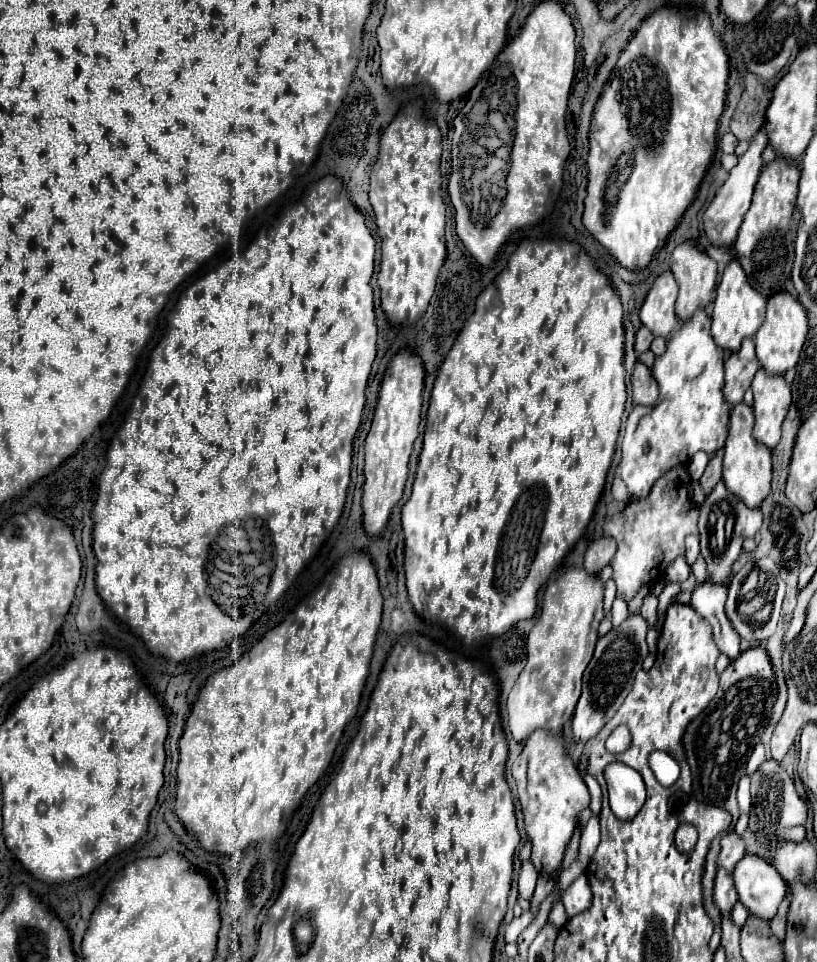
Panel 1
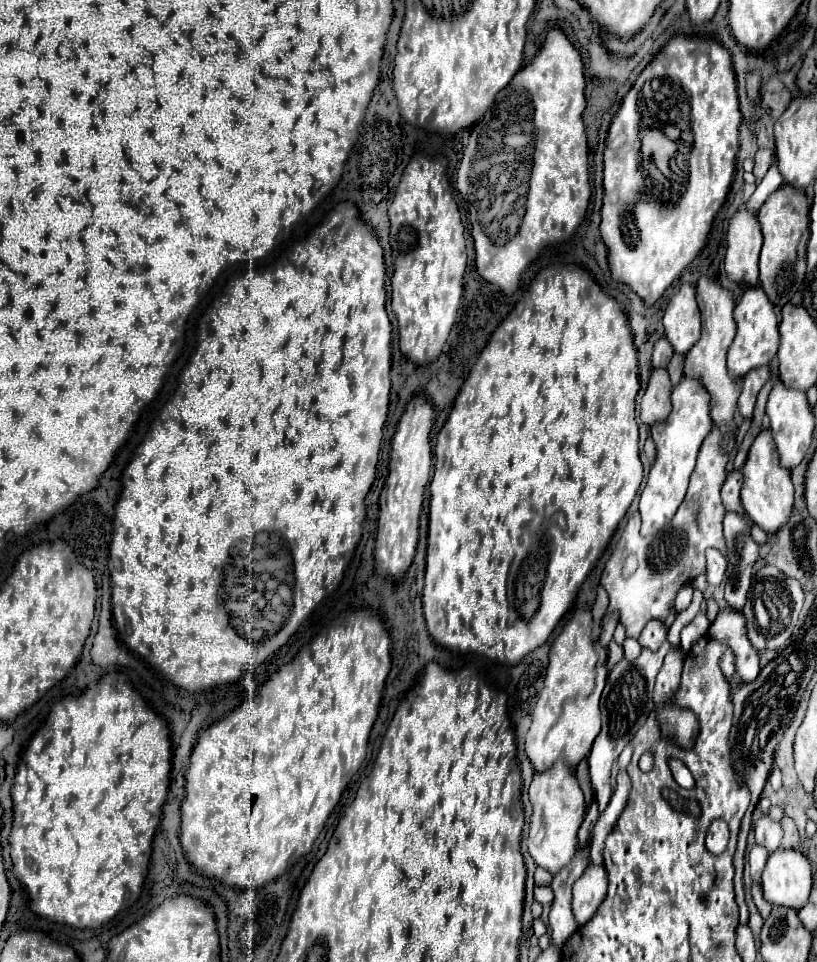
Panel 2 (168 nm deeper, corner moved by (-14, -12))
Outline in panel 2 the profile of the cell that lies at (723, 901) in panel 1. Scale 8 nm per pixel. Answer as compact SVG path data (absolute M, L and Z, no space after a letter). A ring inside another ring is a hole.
M753 846L749 850L749 868L751 868L751 880L753 882L759 882L761 870L763 870L763 866L767 862L767 856L769 856L767 850L761 848L761 846Z

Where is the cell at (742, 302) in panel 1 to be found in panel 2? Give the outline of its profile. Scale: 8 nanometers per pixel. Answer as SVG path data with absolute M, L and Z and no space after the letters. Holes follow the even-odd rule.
M761 286L745 288L741 300L735 306L735 322L737 334L733 338L733 344L729 346L727 366L735 376L745 376L749 370L769 364L769 360L777 354L779 346L779 320L773 310L773 304L767 300Z

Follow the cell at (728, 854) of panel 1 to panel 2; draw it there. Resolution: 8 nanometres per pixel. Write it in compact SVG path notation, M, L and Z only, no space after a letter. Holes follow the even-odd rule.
M763 816L763 818L755 824L753 836L755 836L755 844L763 846L769 854L779 848L781 838L783 838L779 822L771 822L767 816Z

